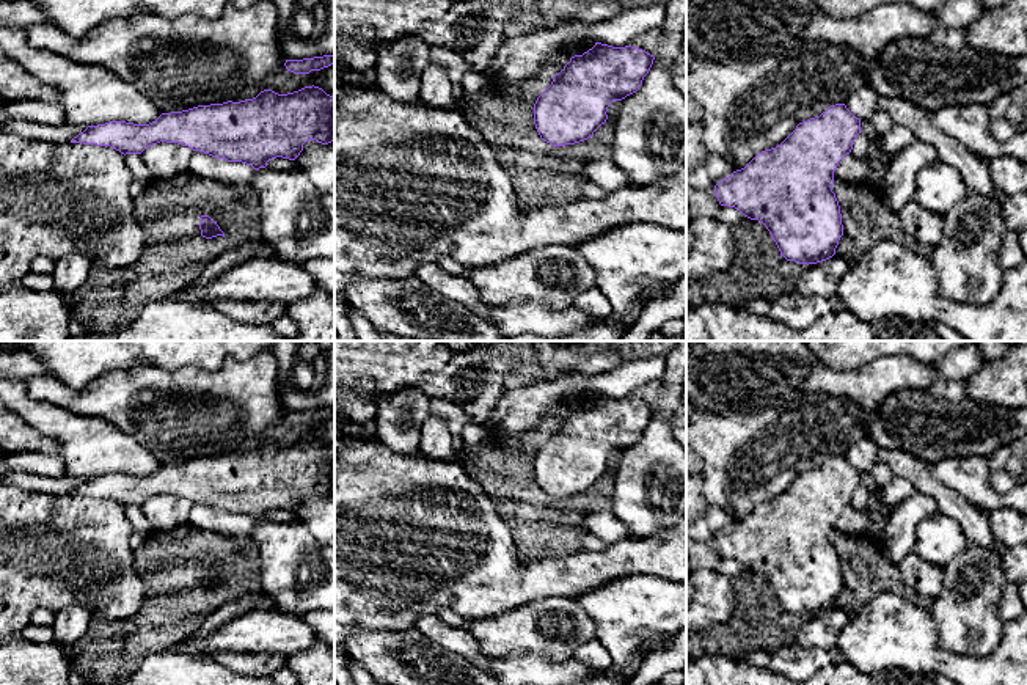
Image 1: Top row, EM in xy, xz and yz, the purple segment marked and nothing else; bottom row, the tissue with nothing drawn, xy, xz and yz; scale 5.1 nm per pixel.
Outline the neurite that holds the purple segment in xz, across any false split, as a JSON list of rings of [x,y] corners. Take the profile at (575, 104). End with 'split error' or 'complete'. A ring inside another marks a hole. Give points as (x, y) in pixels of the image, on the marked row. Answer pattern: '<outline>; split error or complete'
[[[601,42],[572,57],[534,104],[540,138],[565,146],[592,137],[606,123],[609,104],[639,90],[653,60],[642,49]]]; complete

